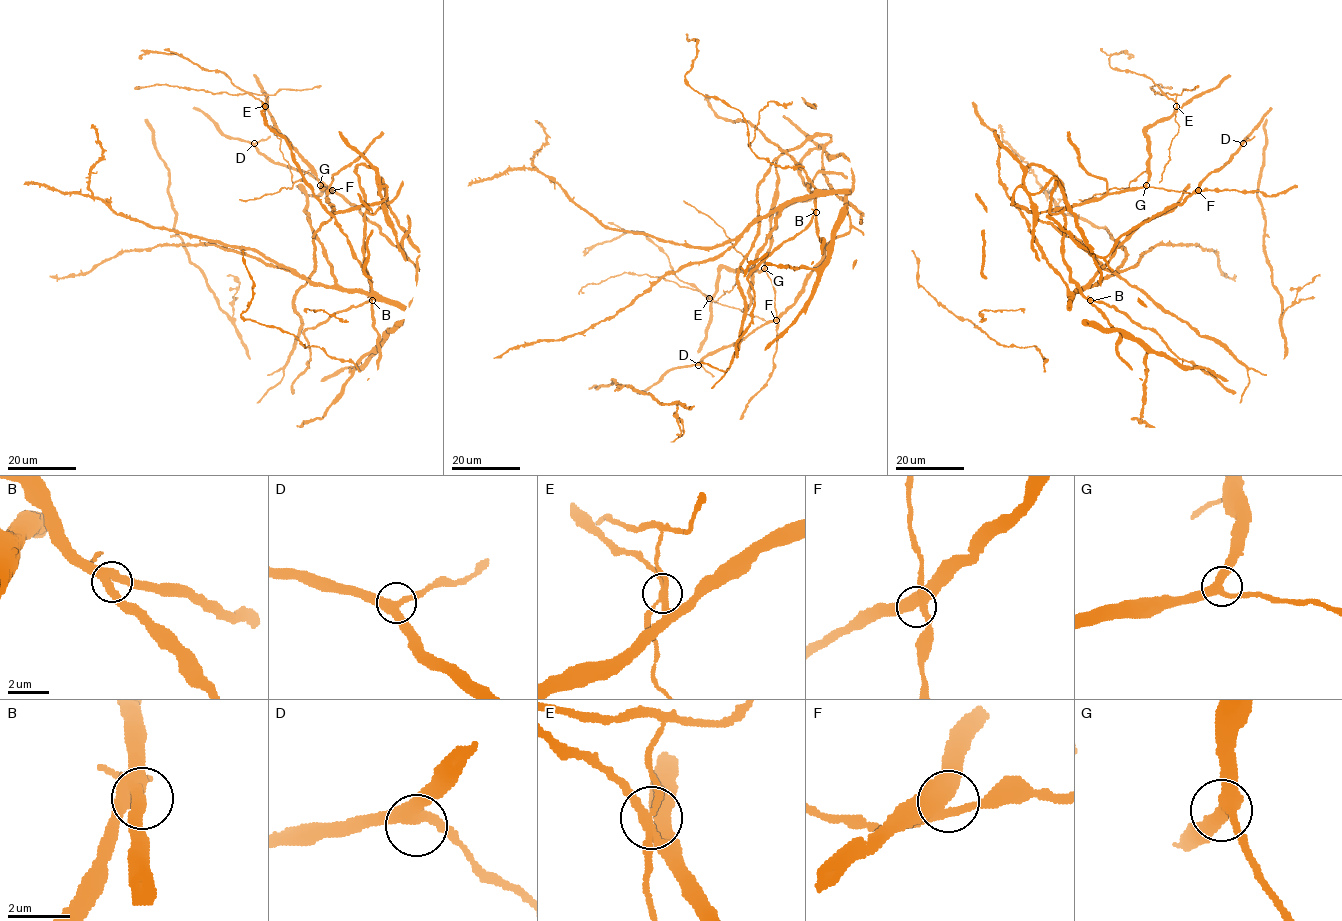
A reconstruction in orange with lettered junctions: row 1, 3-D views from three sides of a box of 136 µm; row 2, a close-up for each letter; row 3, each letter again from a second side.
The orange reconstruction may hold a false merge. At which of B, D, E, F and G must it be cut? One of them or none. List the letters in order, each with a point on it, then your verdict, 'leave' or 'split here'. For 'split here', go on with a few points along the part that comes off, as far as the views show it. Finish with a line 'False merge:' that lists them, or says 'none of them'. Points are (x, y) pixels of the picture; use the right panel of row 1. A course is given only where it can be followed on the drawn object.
B: place (1090, 300); leave
D: place (1243, 143); leave
E: place (1176, 106); split here; course (1176, 105), (1175, 94), (1155, 93), (1150, 87), (1160, 84), (1172, 88)
F: place (1198, 190); leave
G: place (1146, 185); leave
False merge: E

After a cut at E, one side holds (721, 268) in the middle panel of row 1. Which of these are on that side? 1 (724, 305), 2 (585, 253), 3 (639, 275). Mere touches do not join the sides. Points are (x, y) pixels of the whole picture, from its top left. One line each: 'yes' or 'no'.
1: no
2: yes
3: no

